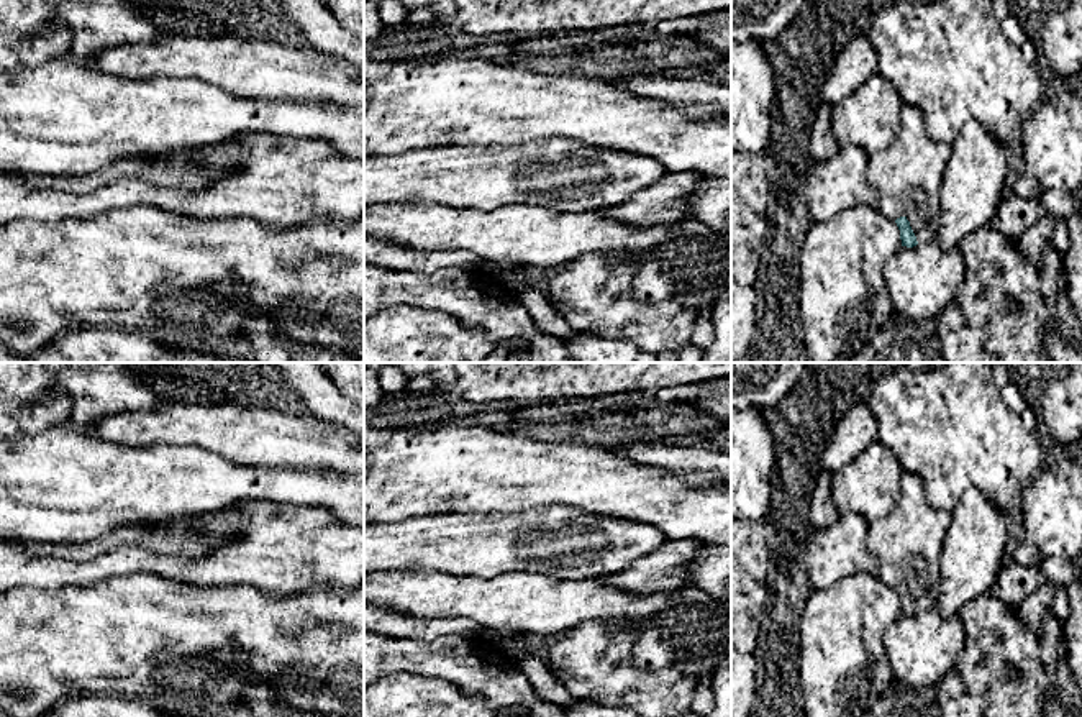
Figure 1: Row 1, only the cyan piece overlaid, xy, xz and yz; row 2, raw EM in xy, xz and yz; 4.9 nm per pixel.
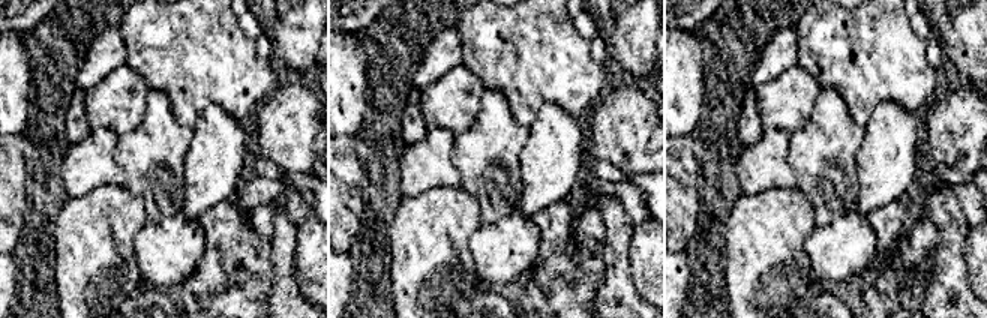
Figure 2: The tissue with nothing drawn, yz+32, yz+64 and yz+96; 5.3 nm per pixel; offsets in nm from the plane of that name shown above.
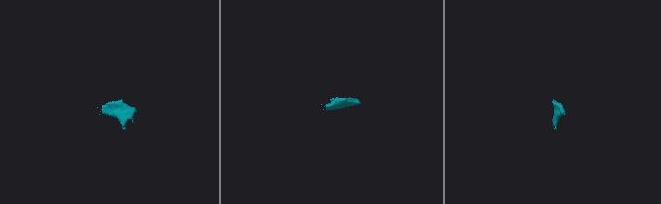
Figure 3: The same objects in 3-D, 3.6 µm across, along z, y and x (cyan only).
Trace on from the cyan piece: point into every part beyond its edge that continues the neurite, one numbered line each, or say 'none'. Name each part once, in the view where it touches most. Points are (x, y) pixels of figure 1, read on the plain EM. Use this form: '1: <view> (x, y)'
1: yz (907, 542)

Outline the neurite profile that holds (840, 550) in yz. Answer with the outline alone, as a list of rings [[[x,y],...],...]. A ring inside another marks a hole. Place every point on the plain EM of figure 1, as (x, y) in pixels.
[[[854,512],[839,515],[830,527],[813,528],[803,559],[813,589],[828,589],[851,574],[879,576],[880,564],[866,545],[867,528],[869,522]]]

